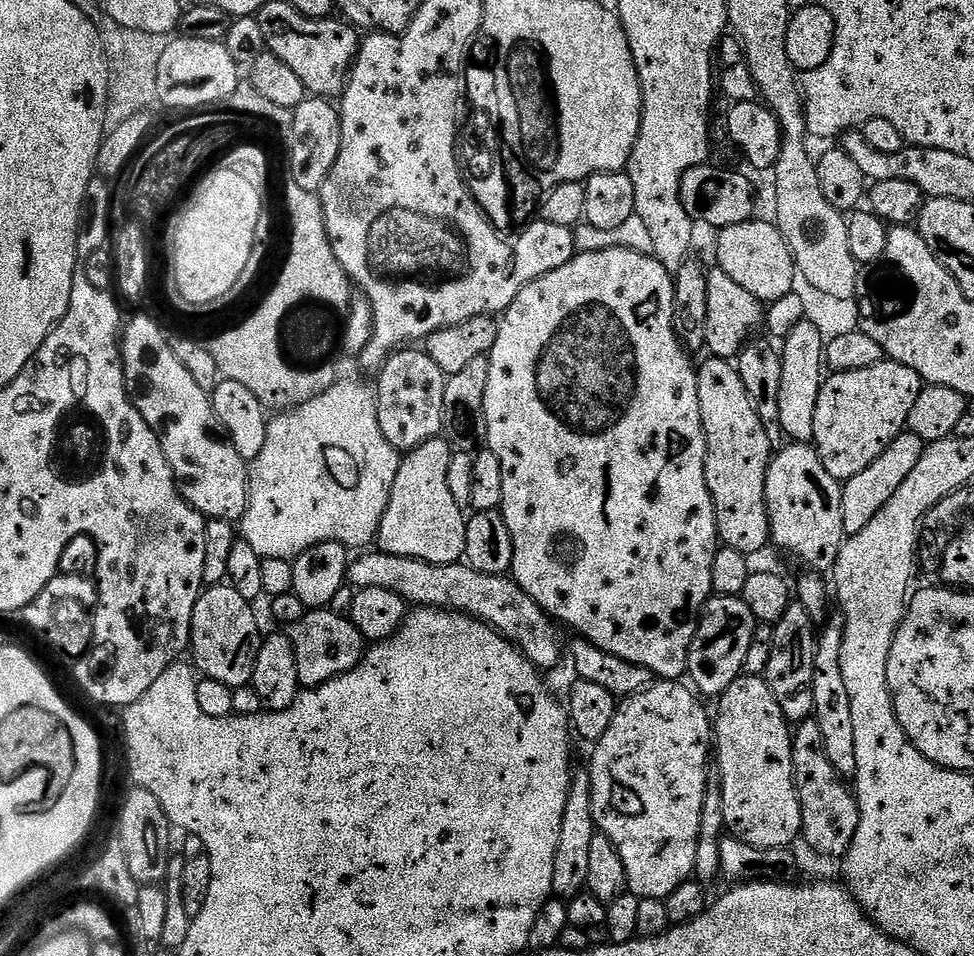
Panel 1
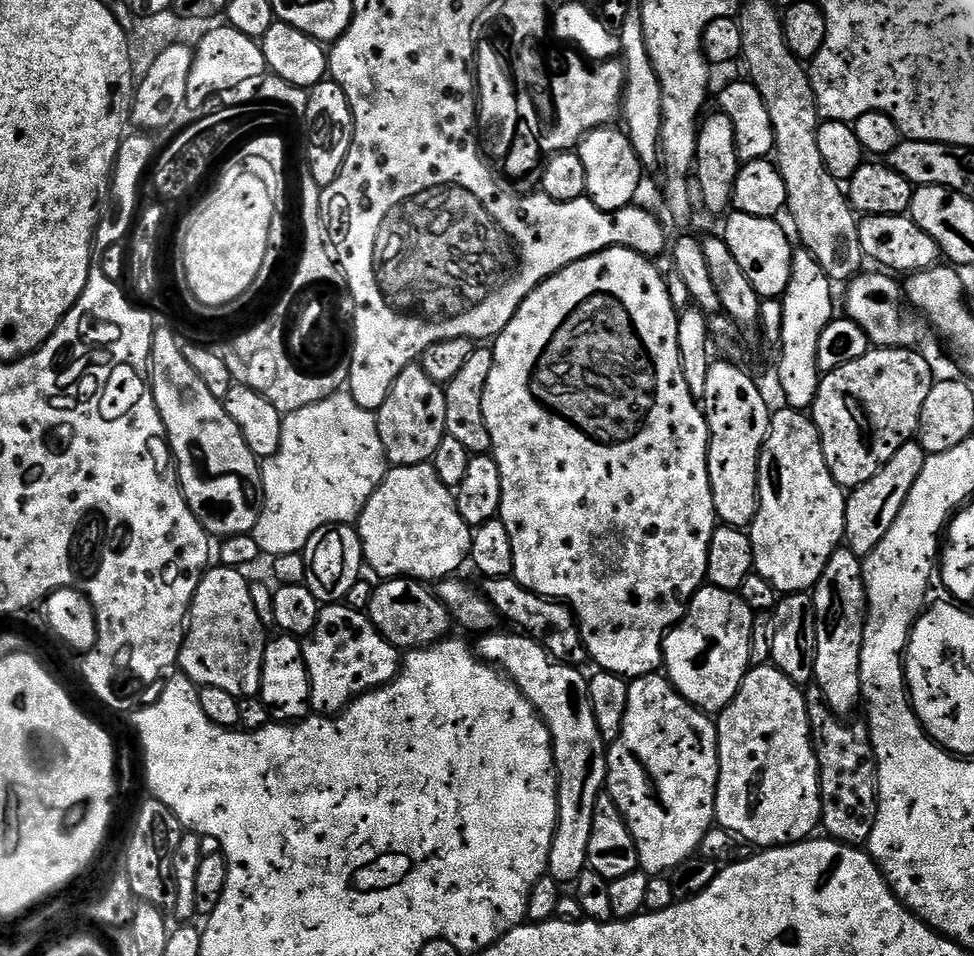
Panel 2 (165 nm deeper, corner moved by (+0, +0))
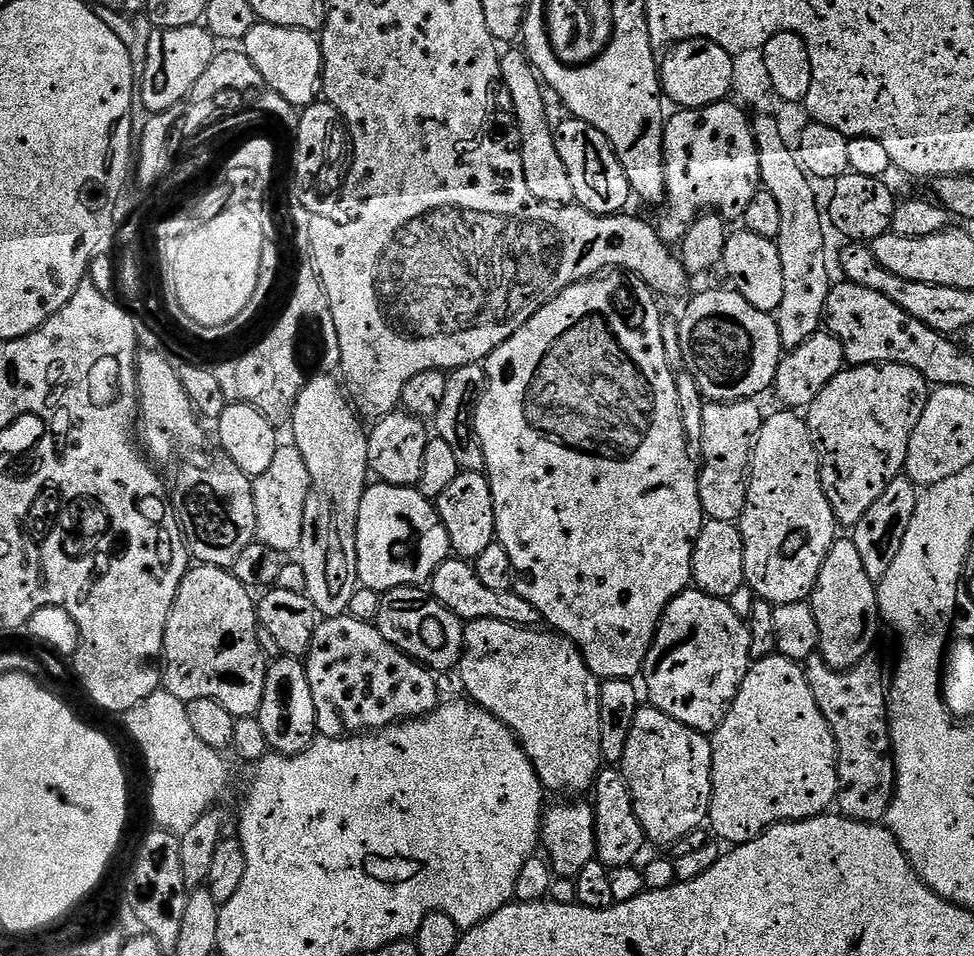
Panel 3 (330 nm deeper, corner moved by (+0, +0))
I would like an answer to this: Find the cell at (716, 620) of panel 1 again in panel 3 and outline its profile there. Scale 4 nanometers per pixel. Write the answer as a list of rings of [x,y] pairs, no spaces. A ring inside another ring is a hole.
[[[685,590],[677,594],[664,610],[664,617],[656,628],[656,636],[644,660],[642,681],[648,687],[651,707],[662,710],[670,718],[690,726],[696,732],[711,734],[724,721],[728,707],[738,694],[746,678],[752,647],[748,625],[743,615],[731,608],[727,599],[707,596],[699,590]]]

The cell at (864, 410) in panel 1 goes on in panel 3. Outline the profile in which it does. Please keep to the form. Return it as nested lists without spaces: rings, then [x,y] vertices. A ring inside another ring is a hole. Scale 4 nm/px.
[[[862,364],[845,367],[807,409],[808,428],[816,442],[816,453],[820,455],[820,481],[836,515],[837,525],[857,524],[866,510],[882,498],[892,479],[904,472],[908,443],[929,395],[928,381],[908,364]]]

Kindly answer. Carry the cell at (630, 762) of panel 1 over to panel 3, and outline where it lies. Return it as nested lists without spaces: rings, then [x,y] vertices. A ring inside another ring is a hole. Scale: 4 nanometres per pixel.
[[[642,706],[636,711],[634,726],[630,726],[630,734],[622,741],[622,748],[624,748],[622,771],[624,776],[628,779],[628,785],[632,791],[632,801],[636,803],[636,816],[644,828],[645,837],[647,837],[651,843],[653,840],[656,844],[672,844],[675,840],[680,840],[683,836],[690,835],[700,823],[705,823],[705,821],[708,820],[708,808],[712,805],[712,741],[705,733],[694,731],[690,726],[686,726],[682,722],[670,718],[662,710],[651,706]]]

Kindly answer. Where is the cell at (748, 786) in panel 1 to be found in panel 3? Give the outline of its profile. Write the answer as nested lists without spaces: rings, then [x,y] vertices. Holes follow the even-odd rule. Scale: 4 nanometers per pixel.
[[[773,654],[767,656],[765,660],[757,660],[751,665],[738,690],[738,694],[733,698],[732,705],[728,707],[728,712],[724,716],[724,721],[717,726],[716,731],[711,733],[712,741],[712,805],[708,808],[708,820],[712,828],[721,836],[721,841],[729,840],[729,845],[746,844],[749,840],[761,836],[768,828],[776,824],[787,824],[794,820],[808,820],[812,816],[822,816],[829,811],[828,807],[836,804],[836,793],[840,790],[840,779],[836,769],[836,739],[832,733],[832,727],[828,724],[828,719],[824,717],[824,711],[820,709],[816,695],[812,692],[812,687],[808,685],[808,678],[805,669],[800,669],[796,665],[795,659]]]

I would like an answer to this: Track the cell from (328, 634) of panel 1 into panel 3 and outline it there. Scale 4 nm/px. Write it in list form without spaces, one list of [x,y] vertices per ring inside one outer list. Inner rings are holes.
[[[345,614],[343,616],[329,616],[321,619],[320,624],[314,632],[312,645],[308,647],[306,667],[310,690],[313,691],[314,710],[316,711],[316,730],[320,736],[339,736],[343,738],[345,736],[364,734],[369,730],[389,728],[390,725],[399,724],[405,720],[423,718],[427,716],[429,712],[436,711],[442,700],[439,690],[436,689],[437,677],[433,675],[429,669],[425,668],[424,665],[419,664],[416,660],[412,660],[406,653],[398,651],[398,649],[388,642],[382,633],[380,633],[380,629],[376,627],[375,623],[367,620],[359,620],[350,614]]]

